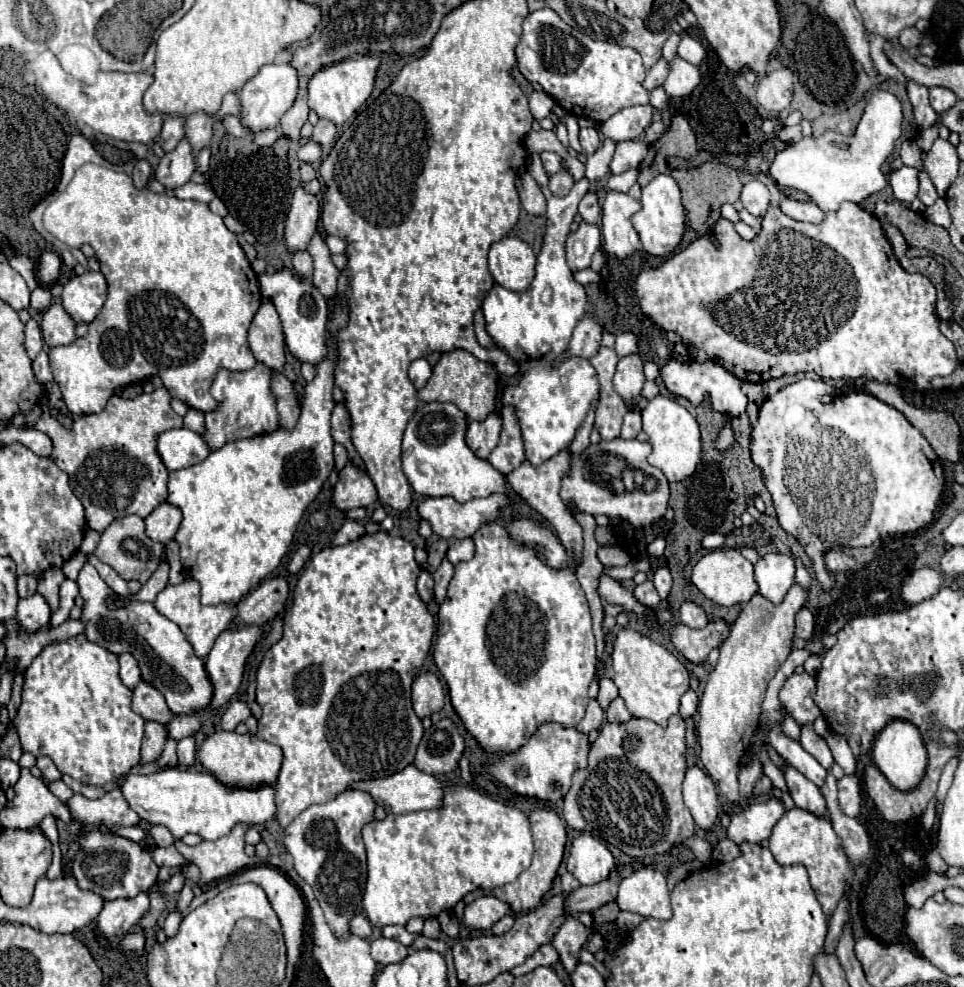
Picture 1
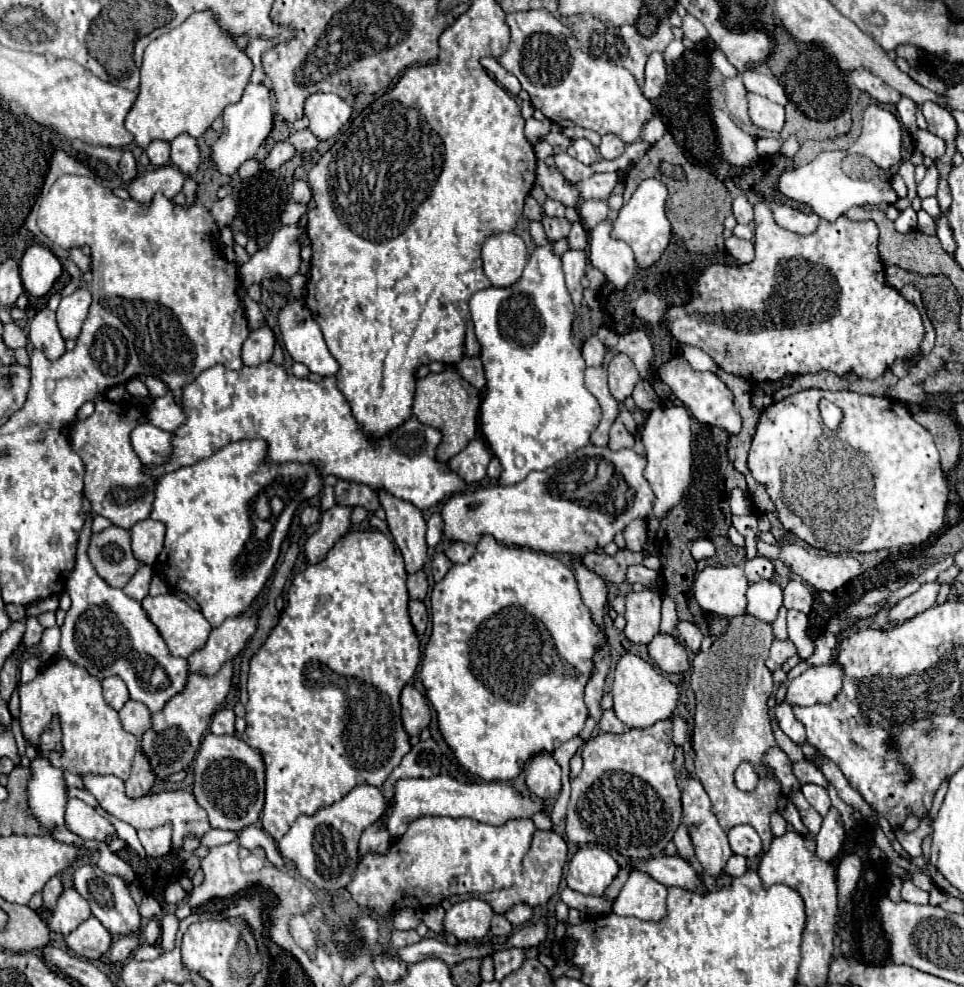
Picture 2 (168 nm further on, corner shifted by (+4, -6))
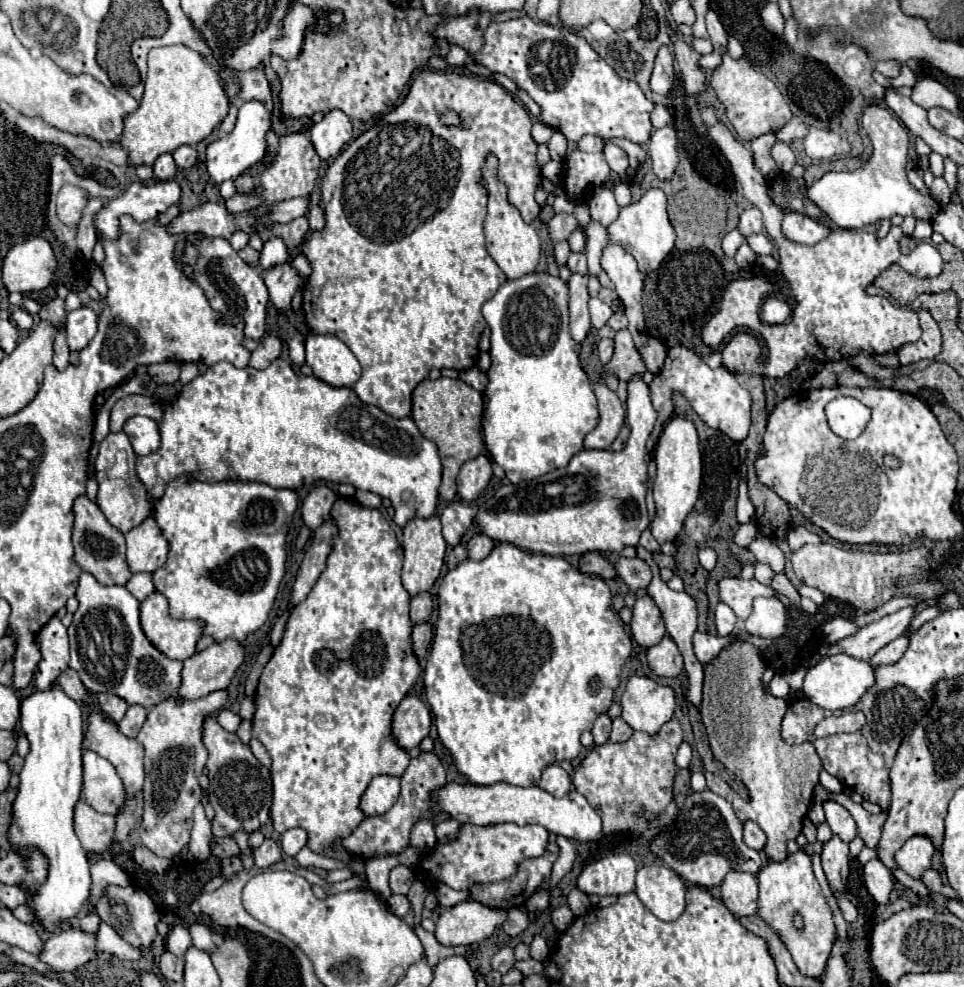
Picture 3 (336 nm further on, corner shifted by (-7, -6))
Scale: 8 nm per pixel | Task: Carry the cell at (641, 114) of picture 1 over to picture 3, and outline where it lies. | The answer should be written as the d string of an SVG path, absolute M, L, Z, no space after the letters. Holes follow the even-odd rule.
M606 143L606 147L604 147L604 157L606 157L606 161L608 161L608 165L610 165L610 169L612 169L614 173L622 175L622 173L628 169L628 155L626 155L626 151L620 149L618 145Z

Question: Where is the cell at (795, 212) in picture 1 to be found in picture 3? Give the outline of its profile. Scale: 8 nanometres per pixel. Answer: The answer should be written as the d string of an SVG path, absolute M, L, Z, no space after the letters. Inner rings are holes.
M786 213L784 221L782 221L782 233L784 233L784 237L788 237L794 243L816 245L818 241L828 237L830 229L824 227L822 223L806 217L806 215Z

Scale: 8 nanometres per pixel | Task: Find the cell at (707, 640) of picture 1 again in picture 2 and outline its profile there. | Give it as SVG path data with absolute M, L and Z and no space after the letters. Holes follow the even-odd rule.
M659 633L647 645L655 665L665 673L685 673L691 669L691 659L685 645L669 633Z

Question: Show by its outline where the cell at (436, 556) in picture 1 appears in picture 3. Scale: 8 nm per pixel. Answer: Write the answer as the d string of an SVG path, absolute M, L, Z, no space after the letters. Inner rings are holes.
M422 593L422 595L418 595L418 597L414 597L412 601L410 601L410 621L414 623L414 625L420 625L420 623L424 623L424 621L428 621L428 617L430 617L430 613L432 613L432 597L430 597L430 593Z

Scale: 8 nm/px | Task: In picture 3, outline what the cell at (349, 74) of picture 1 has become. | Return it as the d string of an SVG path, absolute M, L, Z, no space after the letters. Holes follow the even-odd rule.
M338 109L330 111L320 123L316 123L310 129L310 141L316 149L316 155L322 161L336 157L350 139L352 139L352 123Z

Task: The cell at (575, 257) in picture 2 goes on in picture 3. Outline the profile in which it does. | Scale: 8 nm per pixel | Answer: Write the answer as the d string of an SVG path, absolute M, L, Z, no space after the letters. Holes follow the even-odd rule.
M572 275L570 277L570 335L580 347L590 331L590 315L588 315L588 291L586 291L586 275Z

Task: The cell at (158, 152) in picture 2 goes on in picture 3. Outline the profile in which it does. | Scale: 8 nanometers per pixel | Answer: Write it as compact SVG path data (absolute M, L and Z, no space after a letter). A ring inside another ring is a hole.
M170 153L160 155L152 169L154 169L154 179L158 179L158 181L170 181L176 175L176 163Z

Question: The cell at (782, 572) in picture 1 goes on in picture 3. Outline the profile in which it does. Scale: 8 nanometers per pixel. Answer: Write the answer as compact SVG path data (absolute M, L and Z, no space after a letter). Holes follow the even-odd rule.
M758 597L754 601L754 611L746 619L746 631L754 637L780 639L786 635L786 609L778 599Z

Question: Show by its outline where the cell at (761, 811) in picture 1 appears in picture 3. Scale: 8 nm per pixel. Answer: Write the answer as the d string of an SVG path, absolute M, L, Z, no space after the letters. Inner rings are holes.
M746 821L744 823L744 841L746 841L748 847L762 851L764 845L766 845L766 835L754 821Z

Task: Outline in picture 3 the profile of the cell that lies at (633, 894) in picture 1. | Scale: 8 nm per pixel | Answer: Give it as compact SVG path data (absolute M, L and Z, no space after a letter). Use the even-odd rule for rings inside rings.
M644 865L636 875L636 895L658 919L676 921L686 905L686 883L670 867Z

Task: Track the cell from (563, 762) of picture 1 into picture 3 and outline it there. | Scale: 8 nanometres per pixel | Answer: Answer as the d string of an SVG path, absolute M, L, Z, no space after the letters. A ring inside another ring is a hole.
M550 765L550 767L544 769L542 779L540 779L538 785L544 791L548 791L550 795L554 795L554 797L564 797L570 791L572 781L570 781L568 773L560 765Z

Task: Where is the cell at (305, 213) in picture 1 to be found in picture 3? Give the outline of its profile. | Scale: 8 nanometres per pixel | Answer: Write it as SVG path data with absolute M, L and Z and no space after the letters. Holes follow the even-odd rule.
M284 263L264 271L264 283L268 287L270 303L276 309L288 309L294 293L302 287L304 281L298 277L290 263Z

